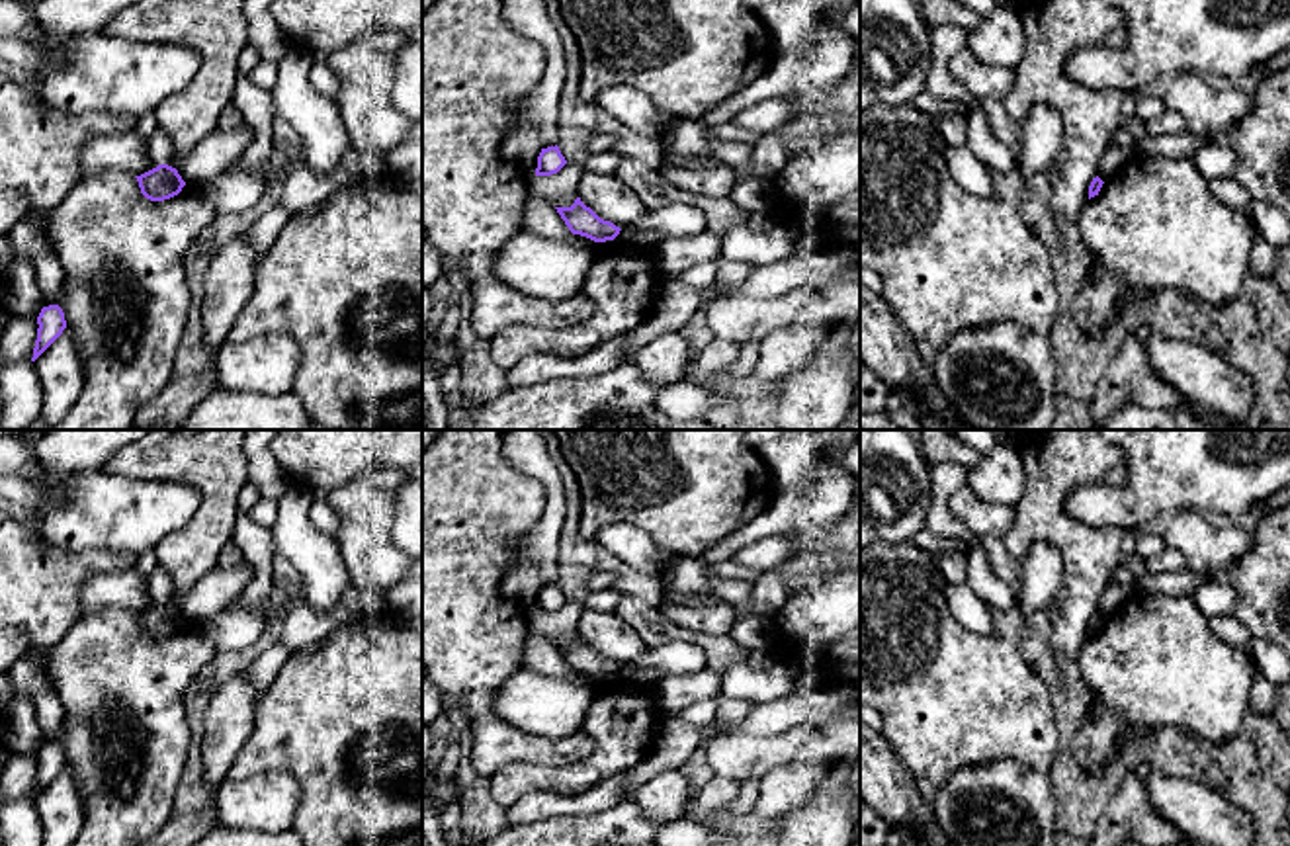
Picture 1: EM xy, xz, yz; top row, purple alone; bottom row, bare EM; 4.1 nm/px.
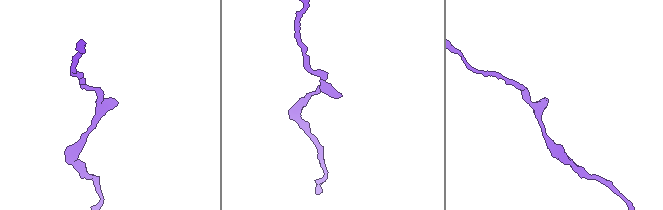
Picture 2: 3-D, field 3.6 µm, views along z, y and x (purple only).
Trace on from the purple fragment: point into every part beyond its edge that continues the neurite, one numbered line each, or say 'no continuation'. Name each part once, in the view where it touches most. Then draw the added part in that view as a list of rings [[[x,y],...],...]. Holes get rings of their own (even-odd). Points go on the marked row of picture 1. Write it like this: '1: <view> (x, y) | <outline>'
no continuation

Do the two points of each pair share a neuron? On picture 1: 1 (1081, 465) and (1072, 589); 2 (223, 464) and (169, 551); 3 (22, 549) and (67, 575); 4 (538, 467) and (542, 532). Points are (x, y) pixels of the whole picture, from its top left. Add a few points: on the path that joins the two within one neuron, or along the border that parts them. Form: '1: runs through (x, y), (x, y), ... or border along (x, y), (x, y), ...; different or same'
1: runs through (1056, 497), (1056, 524), (1074, 542), (1074, 557); same
2: runs through (219, 487), (219, 508), (192, 536); same
3: runs through (34, 561), (47, 575), (55, 575); same
4: runs through (552, 483), (552, 516); same

